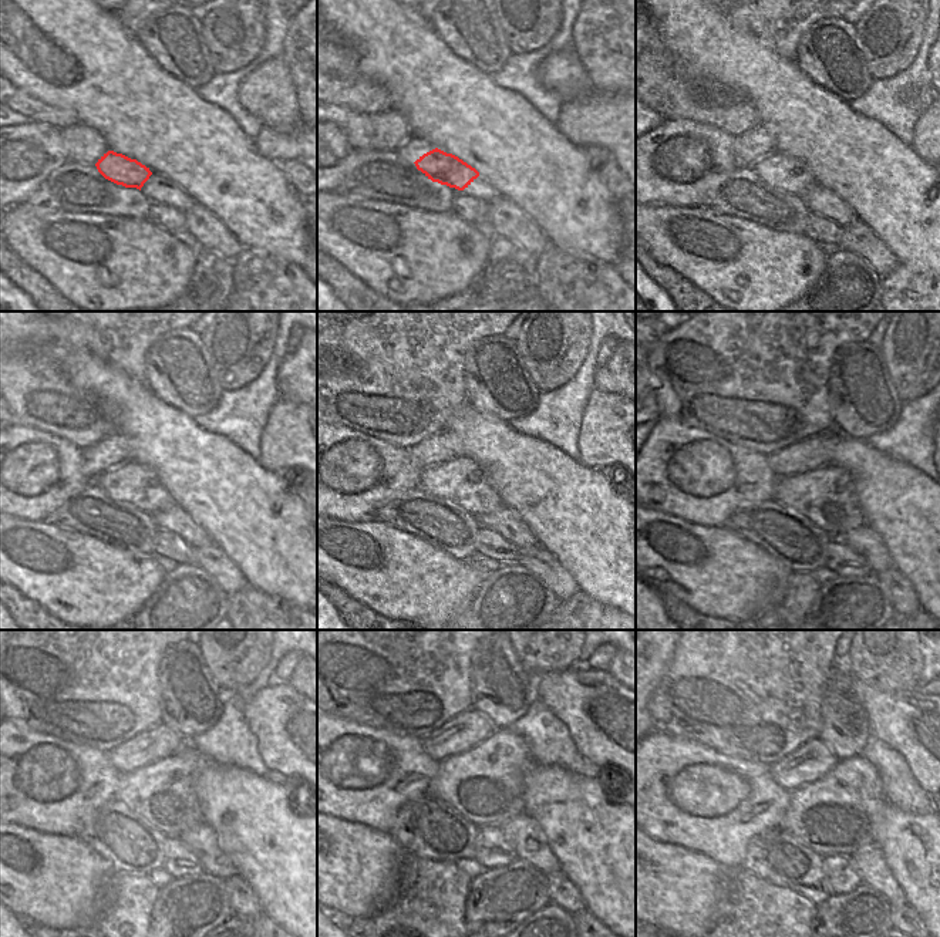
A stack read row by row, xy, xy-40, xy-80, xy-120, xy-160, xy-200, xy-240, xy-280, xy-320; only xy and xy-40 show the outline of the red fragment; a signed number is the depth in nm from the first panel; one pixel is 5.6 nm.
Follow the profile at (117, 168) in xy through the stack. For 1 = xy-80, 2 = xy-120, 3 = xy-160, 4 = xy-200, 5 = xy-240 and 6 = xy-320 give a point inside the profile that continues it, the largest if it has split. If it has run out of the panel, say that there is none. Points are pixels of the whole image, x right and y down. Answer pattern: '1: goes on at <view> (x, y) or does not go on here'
1: goes on at xy-80 (770, 168)
2: goes on at xy-120 (131, 482)
3: goes on at xy-160 (470, 486)
4: goes on at xy-200 (799, 486)
5: goes on at xy-240 (169, 805)
6: goes on at xy-320 (828, 816)

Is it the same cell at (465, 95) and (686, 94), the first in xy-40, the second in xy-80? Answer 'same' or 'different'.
different

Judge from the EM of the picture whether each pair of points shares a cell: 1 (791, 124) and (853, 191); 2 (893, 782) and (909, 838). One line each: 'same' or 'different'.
1: same
2: different

